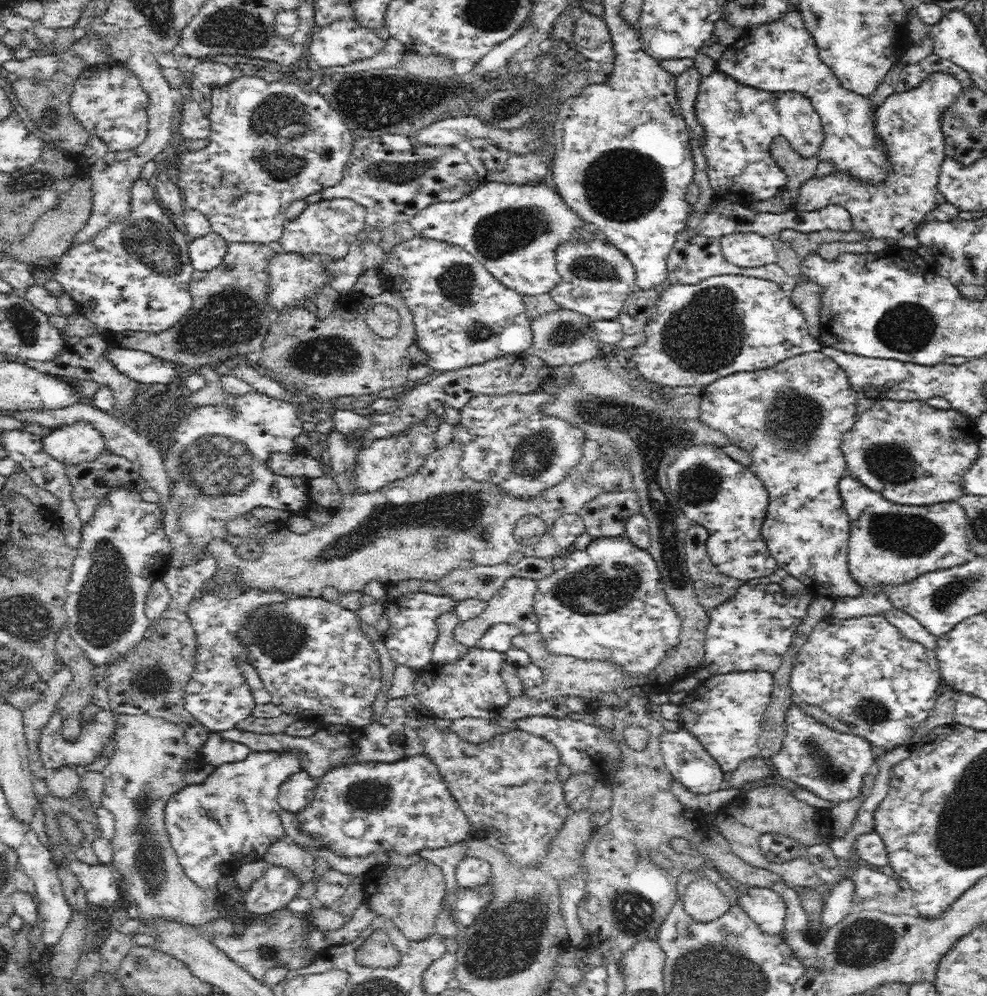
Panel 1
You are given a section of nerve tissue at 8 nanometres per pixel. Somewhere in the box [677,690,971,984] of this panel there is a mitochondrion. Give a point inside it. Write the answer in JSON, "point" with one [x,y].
{"point":[860,944]}

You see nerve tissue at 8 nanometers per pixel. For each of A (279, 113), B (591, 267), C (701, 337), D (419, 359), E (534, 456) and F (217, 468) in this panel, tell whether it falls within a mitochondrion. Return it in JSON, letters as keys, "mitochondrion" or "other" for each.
{"A":"mitochondrion","B":"mitochondrion","C":"mitochondrion","D":"other","E":"mitochondrion","F":"mitochondrion"}

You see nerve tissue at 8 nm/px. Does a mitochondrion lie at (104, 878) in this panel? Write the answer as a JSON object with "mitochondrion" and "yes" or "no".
{"mitochondrion":"no"}

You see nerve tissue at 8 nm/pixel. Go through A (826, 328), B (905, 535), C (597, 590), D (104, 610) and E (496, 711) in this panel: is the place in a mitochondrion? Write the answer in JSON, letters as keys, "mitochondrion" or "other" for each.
{"A":"other","B":"mitochondrion","C":"mitochondrion","D":"mitochondrion","E":"other"}

